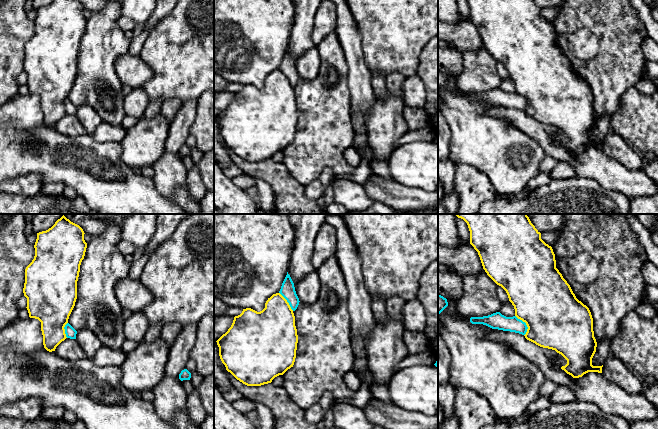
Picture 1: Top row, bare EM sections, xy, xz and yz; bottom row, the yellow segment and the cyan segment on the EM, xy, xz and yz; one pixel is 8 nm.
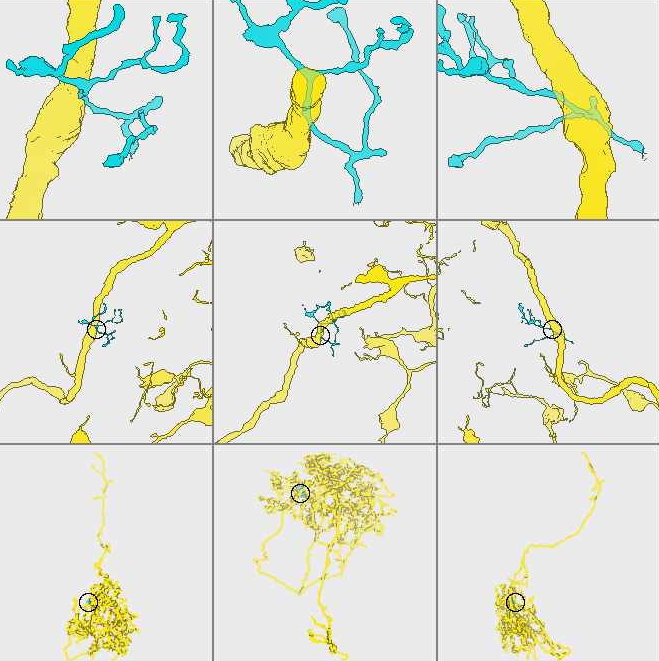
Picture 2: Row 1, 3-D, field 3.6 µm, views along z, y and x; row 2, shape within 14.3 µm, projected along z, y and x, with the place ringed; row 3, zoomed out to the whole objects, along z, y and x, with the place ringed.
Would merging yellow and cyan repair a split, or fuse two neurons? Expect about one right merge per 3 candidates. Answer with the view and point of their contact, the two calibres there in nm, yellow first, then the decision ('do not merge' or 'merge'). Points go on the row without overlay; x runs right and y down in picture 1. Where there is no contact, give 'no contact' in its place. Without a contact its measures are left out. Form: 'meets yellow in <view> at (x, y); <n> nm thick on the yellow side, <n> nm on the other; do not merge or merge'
meets yellow in yz at (526, 100); 480 nm thick on the yellow side, 130 nm on the other; do not merge

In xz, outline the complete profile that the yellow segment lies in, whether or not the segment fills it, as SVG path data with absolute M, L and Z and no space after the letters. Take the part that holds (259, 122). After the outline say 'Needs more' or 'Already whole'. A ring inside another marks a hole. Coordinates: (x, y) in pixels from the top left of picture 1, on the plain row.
M273 70L265 79L265 84L257 88L251 84L243 85L242 89L234 93L228 107L217 117L219 132L226 146L237 156L247 162L261 162L271 159L272 156L283 151L293 143L298 119L295 92L287 76L280 70Z. Already whole

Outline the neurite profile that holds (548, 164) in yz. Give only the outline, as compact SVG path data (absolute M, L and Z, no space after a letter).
M545 156L541 165L540 165L540 172L551 172L555 166L557 165L558 160L553 157Z

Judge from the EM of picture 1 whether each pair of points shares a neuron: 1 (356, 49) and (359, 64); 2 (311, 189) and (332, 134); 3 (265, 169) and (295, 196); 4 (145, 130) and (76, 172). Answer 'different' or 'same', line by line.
1: same
2: different
3: same
4: different

